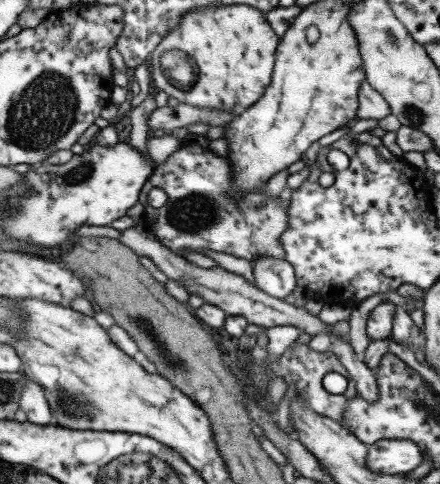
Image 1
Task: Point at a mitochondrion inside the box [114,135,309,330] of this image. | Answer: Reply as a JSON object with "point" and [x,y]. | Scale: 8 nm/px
{"point":[199,213]}

